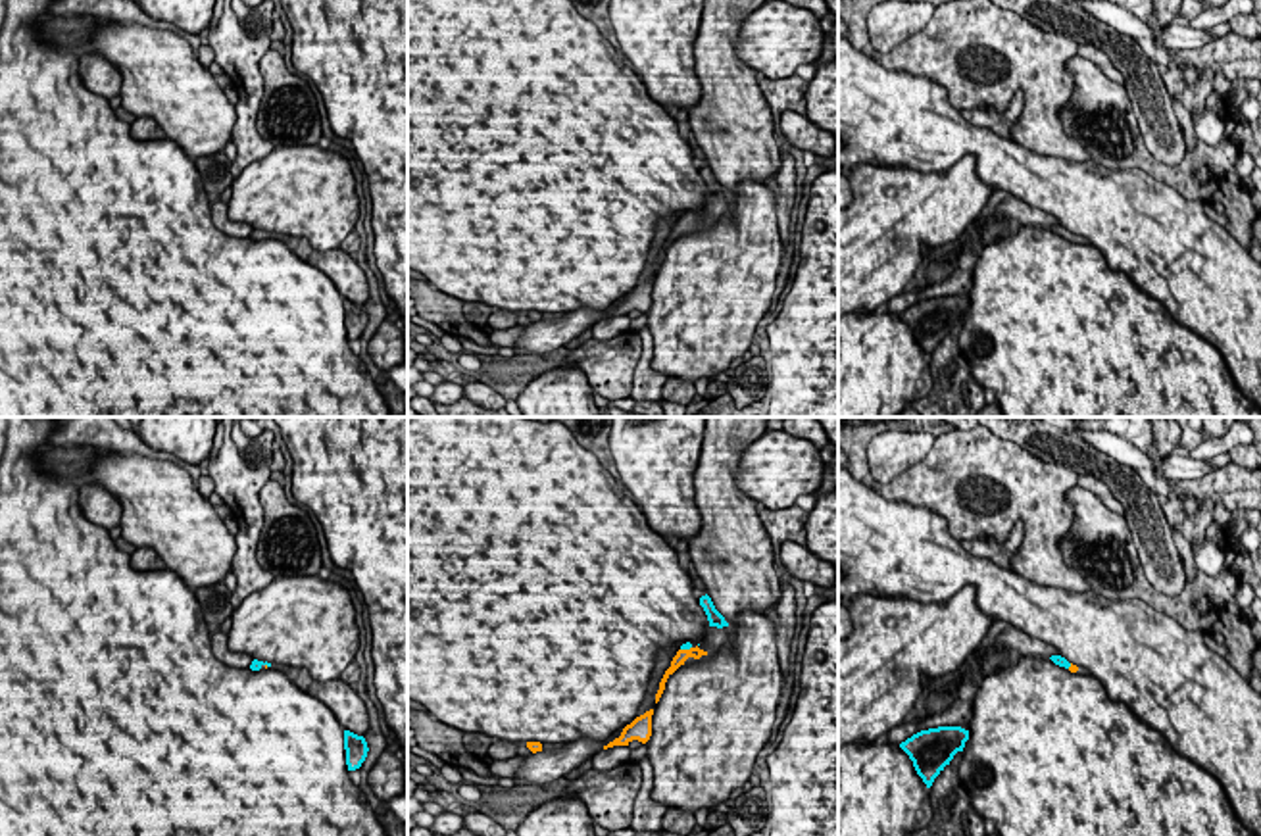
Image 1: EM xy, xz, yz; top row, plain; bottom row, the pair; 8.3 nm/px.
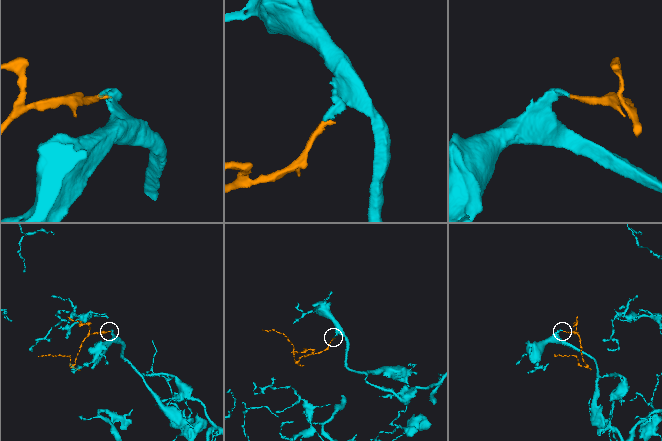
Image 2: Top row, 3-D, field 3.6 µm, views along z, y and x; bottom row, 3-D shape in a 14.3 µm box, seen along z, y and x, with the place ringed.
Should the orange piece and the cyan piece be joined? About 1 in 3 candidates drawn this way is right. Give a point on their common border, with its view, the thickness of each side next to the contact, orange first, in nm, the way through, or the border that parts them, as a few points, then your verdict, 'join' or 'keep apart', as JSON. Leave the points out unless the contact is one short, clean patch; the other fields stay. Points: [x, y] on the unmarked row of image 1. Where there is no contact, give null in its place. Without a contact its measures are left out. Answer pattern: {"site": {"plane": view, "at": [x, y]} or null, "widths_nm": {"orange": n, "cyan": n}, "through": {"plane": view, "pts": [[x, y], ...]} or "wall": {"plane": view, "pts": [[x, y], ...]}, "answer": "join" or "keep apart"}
{"site": {"plane": "xz", "at": [685, 220]}, "widths_nm": {"orange": 100, "cyan": 60}, "through": {"plane": "xz", "pts": [[681, 225], [685, 220], [685, 216]]}, "answer": "join"}

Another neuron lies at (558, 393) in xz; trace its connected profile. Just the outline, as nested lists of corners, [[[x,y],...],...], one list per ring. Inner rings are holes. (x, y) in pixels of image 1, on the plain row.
[[[554,367],[517,396],[523,417],[602,417],[594,390],[581,369]]]

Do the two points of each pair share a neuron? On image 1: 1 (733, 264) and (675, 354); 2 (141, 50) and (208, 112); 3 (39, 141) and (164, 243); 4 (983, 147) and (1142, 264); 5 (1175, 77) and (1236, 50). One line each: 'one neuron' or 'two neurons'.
1: one neuron
2: one neuron
3: one neuron
4: one neuron
5: one neuron

